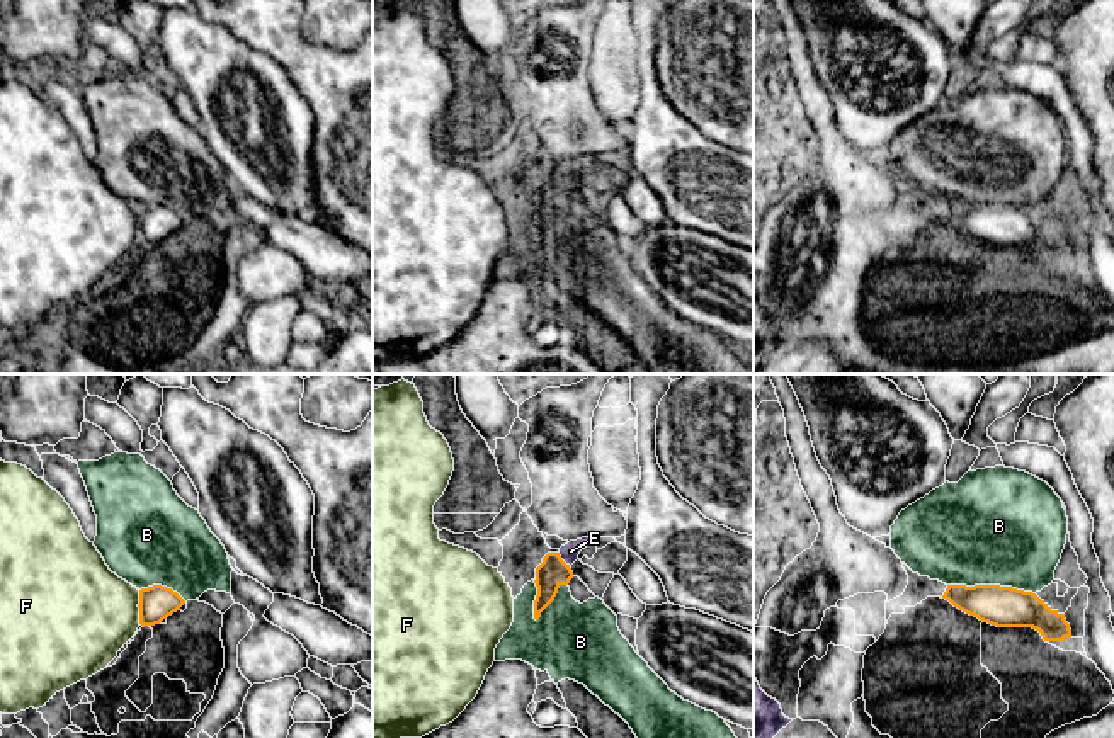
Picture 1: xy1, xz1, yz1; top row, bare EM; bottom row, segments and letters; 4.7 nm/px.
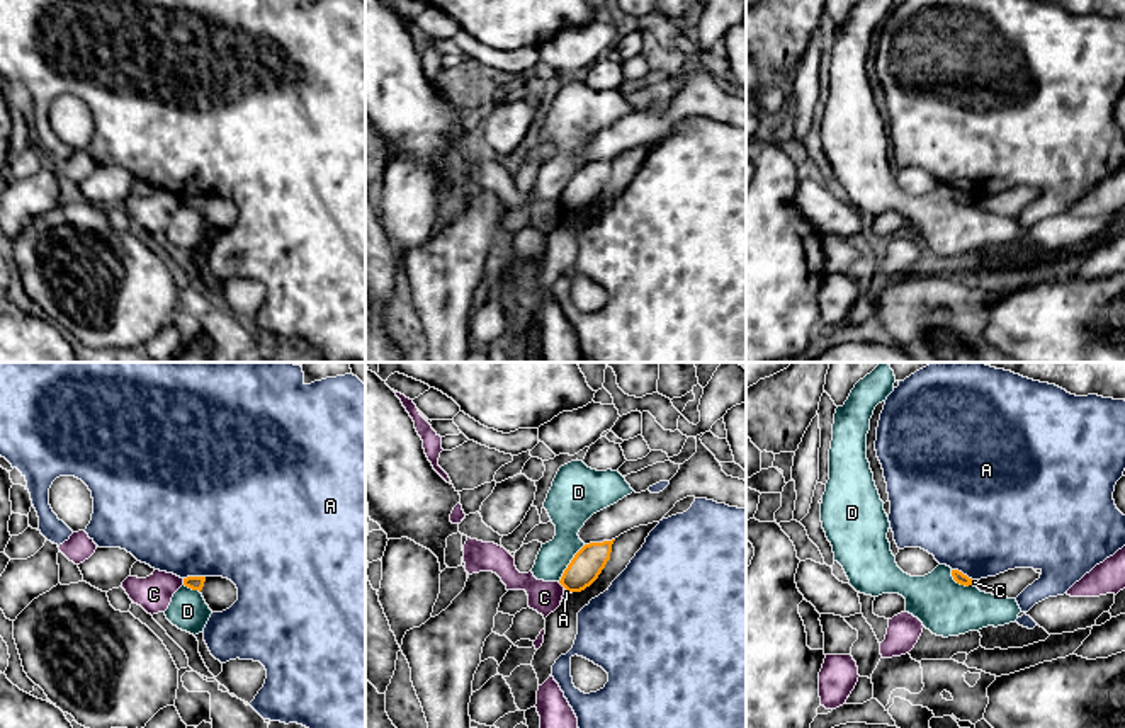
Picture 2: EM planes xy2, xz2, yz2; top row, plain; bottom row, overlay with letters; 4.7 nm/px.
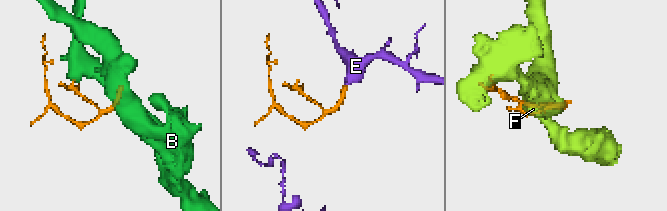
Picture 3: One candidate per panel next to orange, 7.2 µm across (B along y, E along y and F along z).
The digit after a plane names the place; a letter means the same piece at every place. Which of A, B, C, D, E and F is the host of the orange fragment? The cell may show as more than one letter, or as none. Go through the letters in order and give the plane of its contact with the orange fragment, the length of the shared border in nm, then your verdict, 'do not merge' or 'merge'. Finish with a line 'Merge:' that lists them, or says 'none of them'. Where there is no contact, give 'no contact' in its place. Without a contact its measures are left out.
A: contact in xy2; length 110 nm; do not merge
B: contact in yz1; length 420 nm; do not merge
C: contact in xy2; length 30 nm; do not merge
D: contact in xz2; length 220 nm; do not merge
E: contact in xz1; length 90 nm; merge
F: contact in xy1; length 160 nm; do not merge
Merge: E

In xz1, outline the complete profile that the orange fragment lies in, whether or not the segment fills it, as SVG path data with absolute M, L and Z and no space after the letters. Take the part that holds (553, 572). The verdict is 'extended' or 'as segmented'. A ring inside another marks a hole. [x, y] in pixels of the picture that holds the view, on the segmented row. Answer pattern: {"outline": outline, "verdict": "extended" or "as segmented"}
{"outline": "M582 537L561 546L558 553L548 553L536 568L537 595L534 600L534 619L554 600L558 588L568 585L573 578L571 565L578 559L582 549L592 542L592 537Z", "verdict": "extended"}

